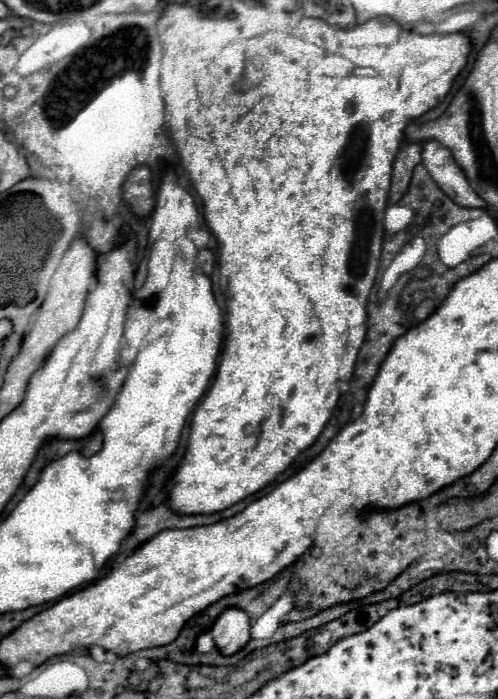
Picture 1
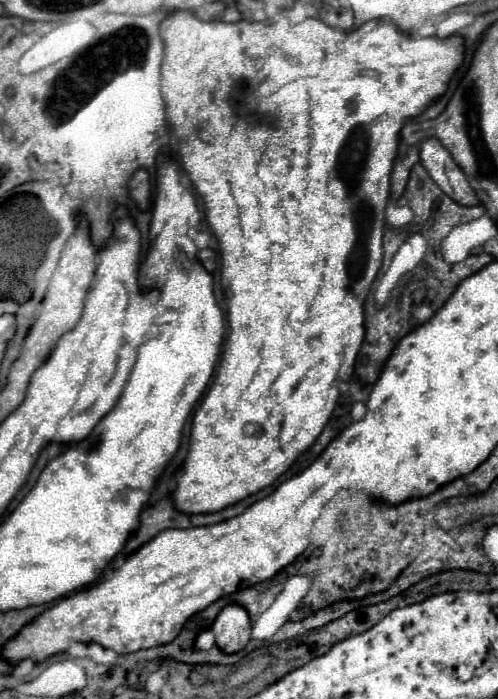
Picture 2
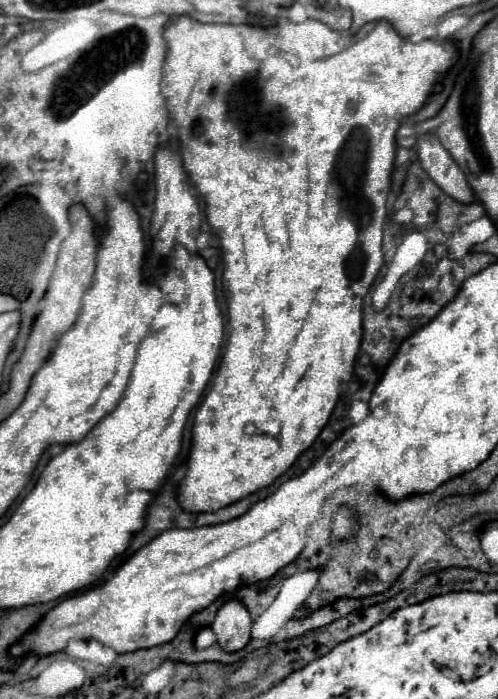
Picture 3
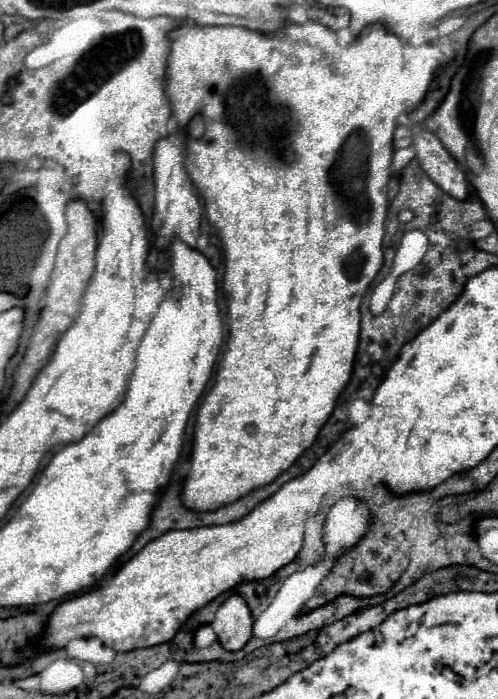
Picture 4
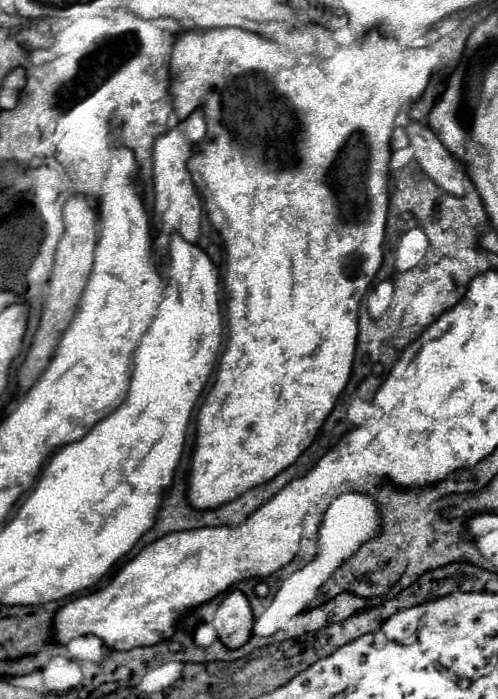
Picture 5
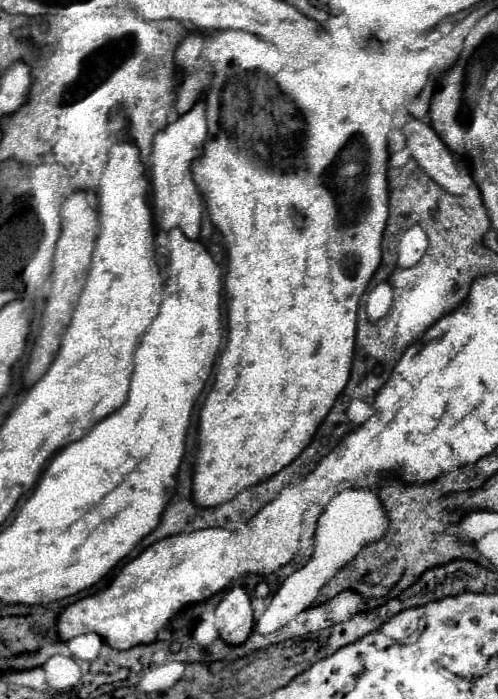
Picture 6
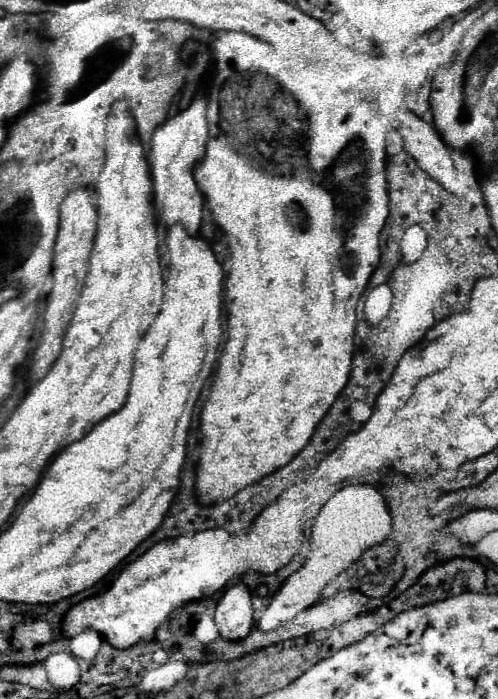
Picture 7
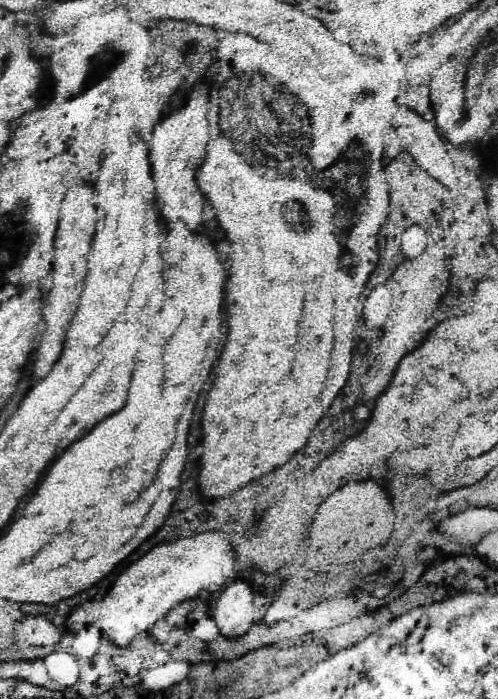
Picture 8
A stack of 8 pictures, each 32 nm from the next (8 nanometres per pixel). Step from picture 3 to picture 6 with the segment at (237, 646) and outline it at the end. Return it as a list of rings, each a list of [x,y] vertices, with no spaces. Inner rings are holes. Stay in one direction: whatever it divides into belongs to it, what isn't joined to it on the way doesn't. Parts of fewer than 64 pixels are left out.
[[[234,586],[216,608],[216,630],[228,644],[242,644],[254,632],[254,614],[244,588]]]

